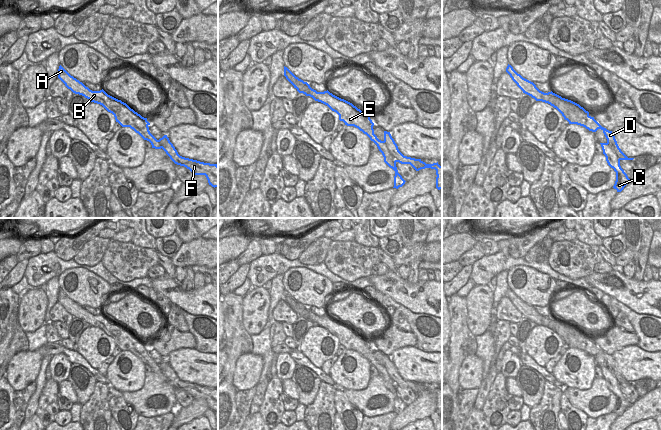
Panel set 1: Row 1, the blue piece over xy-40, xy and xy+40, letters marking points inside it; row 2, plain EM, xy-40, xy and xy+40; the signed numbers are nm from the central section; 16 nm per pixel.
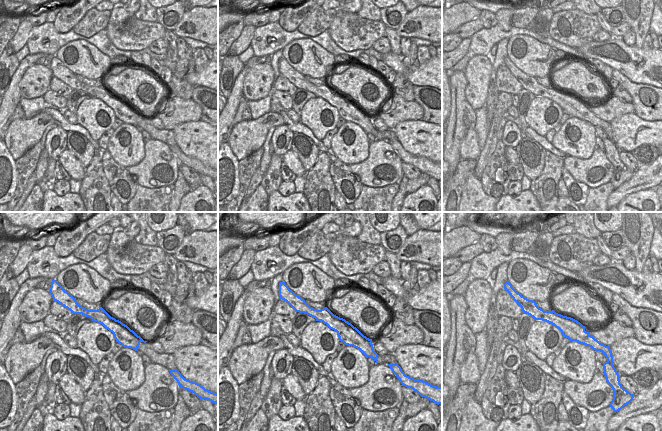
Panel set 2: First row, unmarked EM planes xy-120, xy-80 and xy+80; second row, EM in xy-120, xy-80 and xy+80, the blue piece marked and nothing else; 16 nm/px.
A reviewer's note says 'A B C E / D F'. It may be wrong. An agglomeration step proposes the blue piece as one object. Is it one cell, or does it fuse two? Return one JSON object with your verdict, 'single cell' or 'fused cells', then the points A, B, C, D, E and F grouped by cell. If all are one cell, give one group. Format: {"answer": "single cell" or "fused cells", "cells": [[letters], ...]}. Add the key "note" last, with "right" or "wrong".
{"answer": "fused cells", "cells": [["A", "B", "C", "E"], ["D", "F"]], "note": "right"}

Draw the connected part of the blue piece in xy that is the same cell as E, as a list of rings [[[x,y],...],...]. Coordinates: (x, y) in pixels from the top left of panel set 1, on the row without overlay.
[[[310,311],[309,320],[312,321],[315,325],[327,329],[332,335],[336,336],[339,339],[340,345],[343,345],[347,350],[354,350],[358,352],[377,369],[379,375],[384,381],[384,386],[395,395],[393,412],[398,413],[405,408],[406,405],[398,397],[396,384],[388,374],[387,369],[384,367],[384,365],[379,364],[374,358],[373,348],[370,348],[364,341],[360,340],[356,336],[352,336],[350,338],[346,335],[345,331],[337,331],[336,329],[338,328],[340,322],[333,319],[328,314],[324,316],[317,316]]]

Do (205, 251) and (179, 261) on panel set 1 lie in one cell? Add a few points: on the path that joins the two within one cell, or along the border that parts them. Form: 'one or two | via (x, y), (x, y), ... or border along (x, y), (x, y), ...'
one | via (199, 252), (185, 256)

